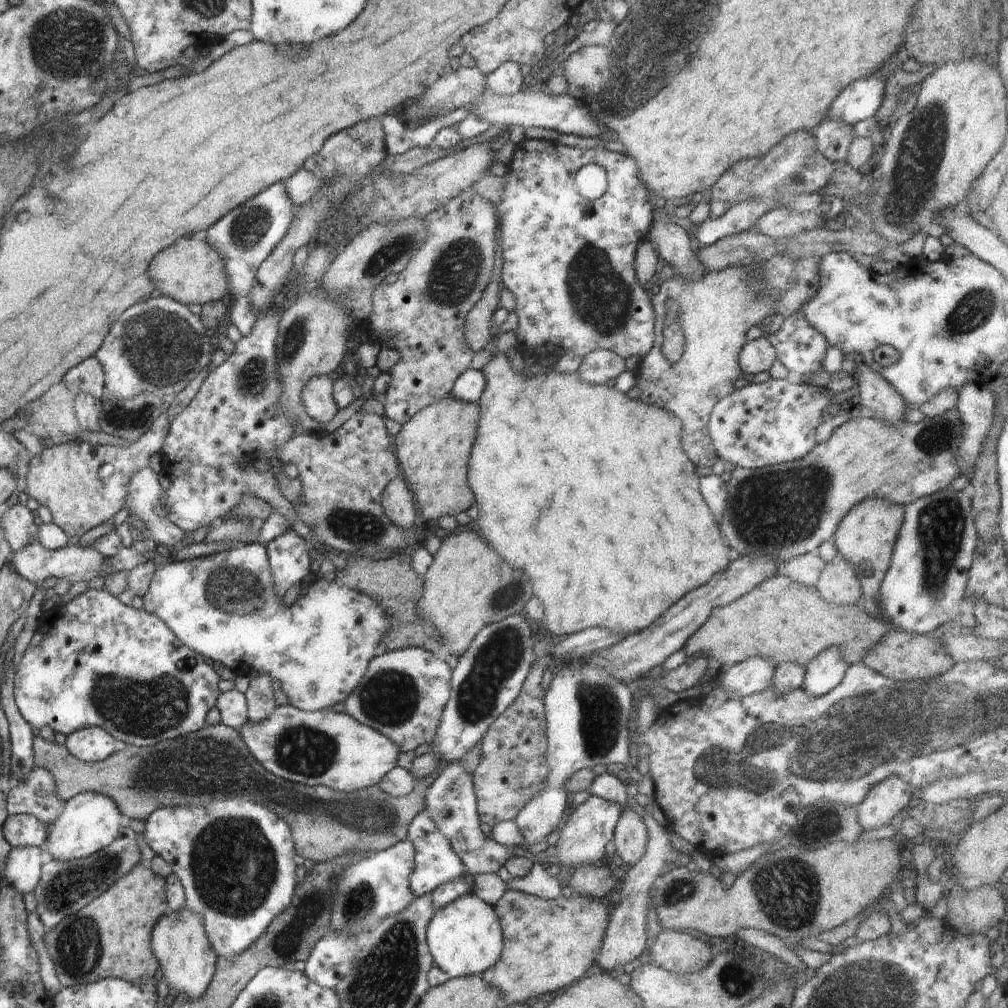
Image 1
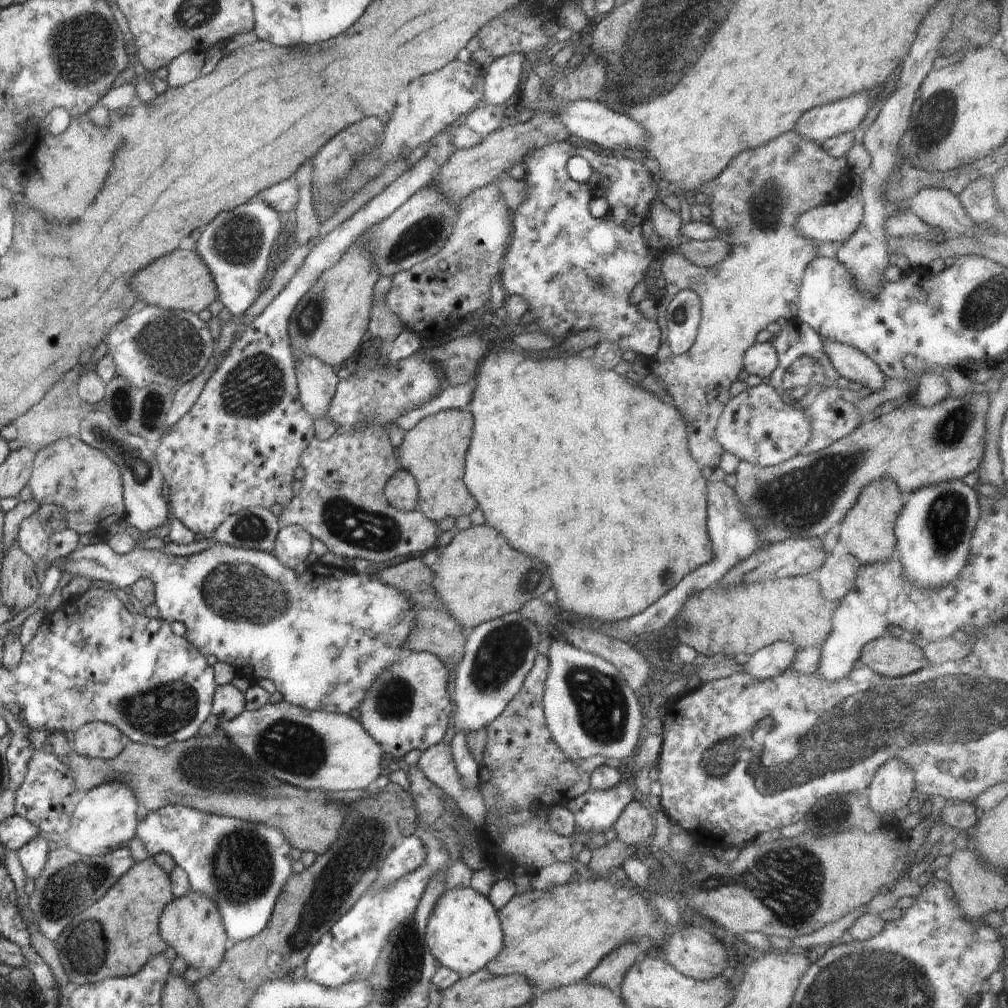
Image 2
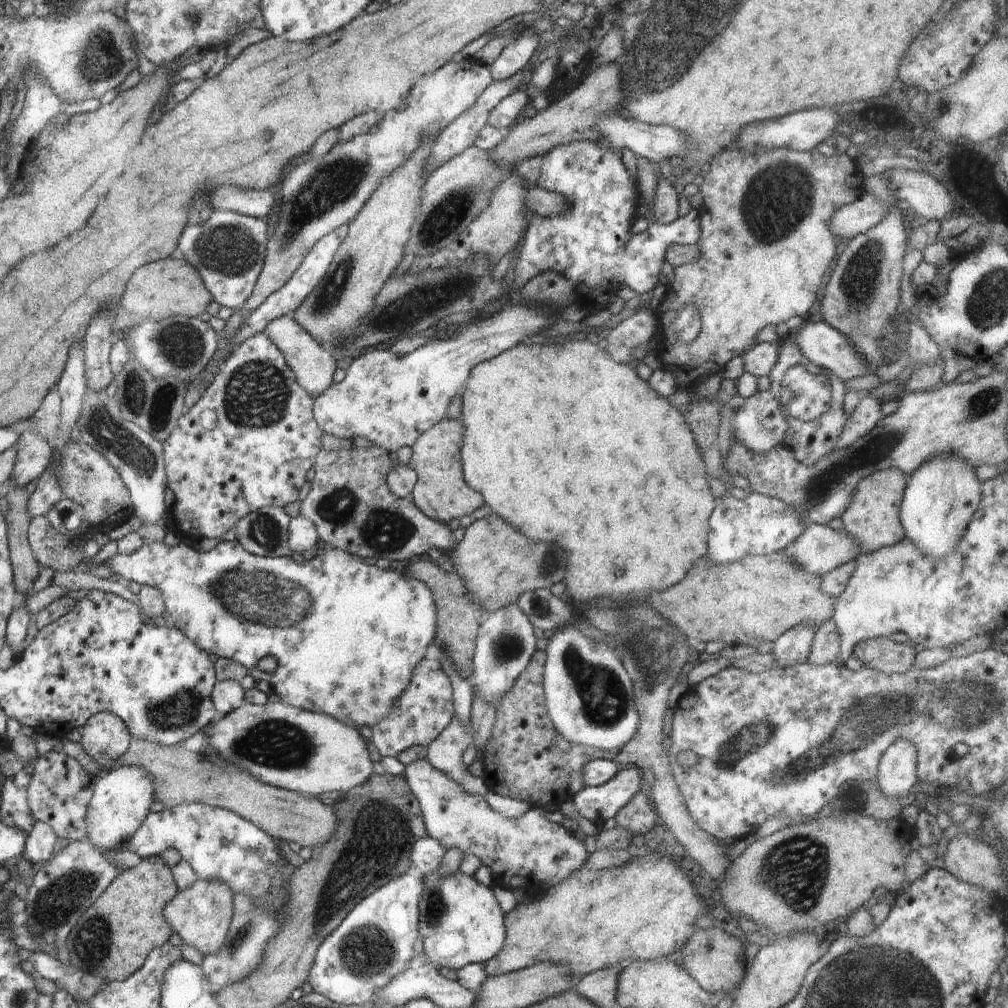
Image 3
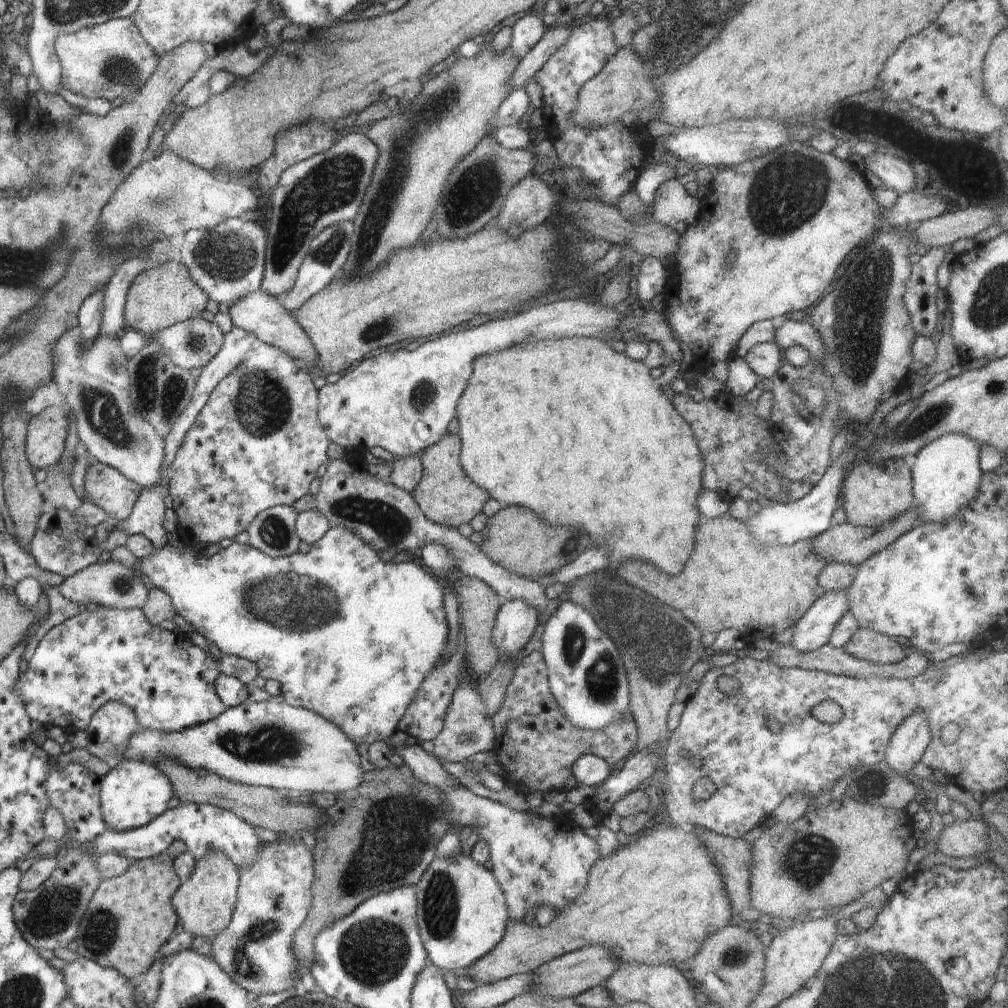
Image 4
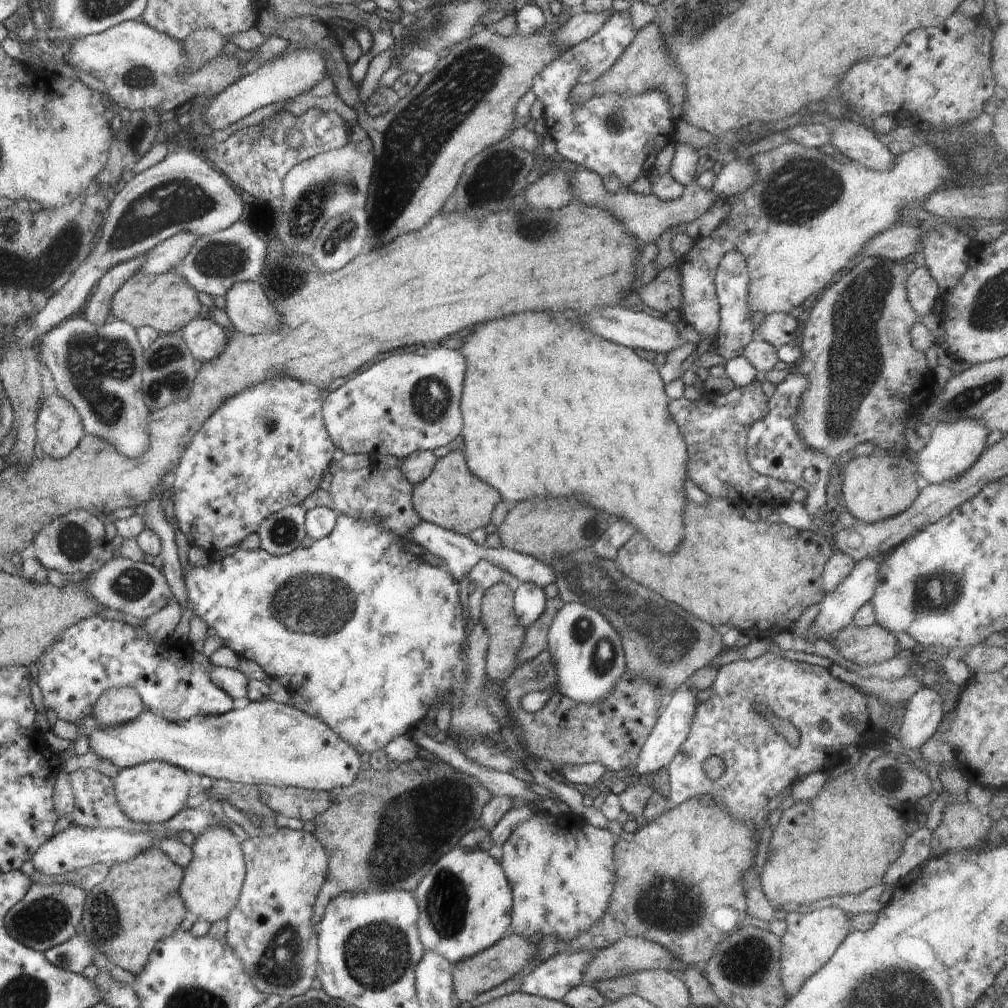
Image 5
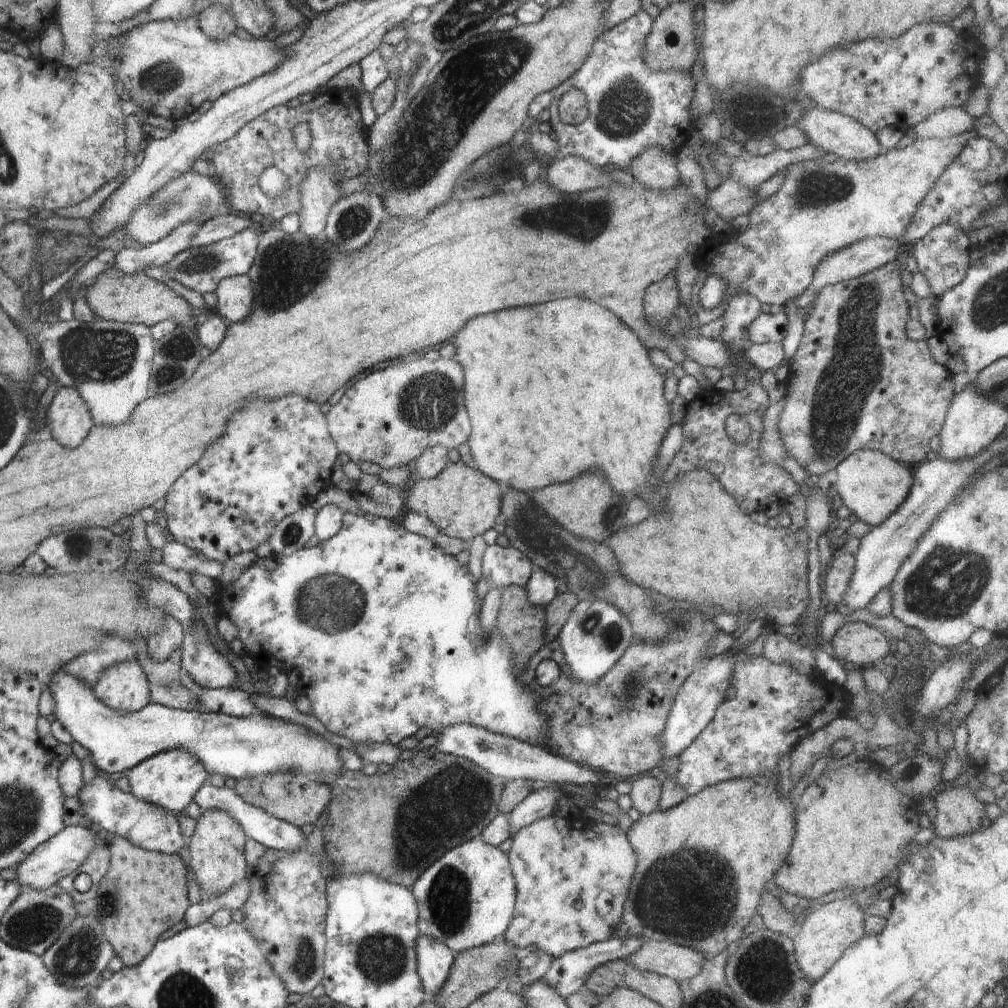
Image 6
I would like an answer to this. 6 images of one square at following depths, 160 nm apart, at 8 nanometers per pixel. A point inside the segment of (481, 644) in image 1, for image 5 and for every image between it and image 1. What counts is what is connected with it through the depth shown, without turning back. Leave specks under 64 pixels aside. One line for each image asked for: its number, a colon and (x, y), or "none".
2: (499, 653)
3: (505, 643)
4: (516, 620)
5: (529, 600)

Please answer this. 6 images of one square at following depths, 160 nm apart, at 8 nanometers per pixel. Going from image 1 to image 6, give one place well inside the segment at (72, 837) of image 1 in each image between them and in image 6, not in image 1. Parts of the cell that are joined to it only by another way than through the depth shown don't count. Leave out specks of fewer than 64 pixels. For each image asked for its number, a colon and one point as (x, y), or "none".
2: (104, 819)
3: (121, 799)
4: (133, 793)
5: (153, 792)
6: (170, 779)

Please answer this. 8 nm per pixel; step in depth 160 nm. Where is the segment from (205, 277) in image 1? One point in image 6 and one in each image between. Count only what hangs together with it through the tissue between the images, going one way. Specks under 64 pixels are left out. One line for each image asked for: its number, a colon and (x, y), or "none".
2: (181, 281)
3: (169, 287)
4: (158, 298)
5: (165, 301)
6: (143, 298)

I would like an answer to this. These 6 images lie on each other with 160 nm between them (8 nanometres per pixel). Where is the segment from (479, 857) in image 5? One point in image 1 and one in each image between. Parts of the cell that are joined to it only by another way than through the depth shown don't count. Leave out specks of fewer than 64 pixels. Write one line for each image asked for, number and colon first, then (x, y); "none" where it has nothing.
1: (465, 938)
2: (464, 933)
3: (460, 922)
4: (462, 914)

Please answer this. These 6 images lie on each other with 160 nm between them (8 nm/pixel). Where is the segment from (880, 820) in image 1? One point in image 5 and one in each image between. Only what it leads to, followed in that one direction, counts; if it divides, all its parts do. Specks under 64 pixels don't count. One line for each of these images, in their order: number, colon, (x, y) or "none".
2: (893, 785)
3: (897, 771)
4: (908, 744)
5: (923, 714)

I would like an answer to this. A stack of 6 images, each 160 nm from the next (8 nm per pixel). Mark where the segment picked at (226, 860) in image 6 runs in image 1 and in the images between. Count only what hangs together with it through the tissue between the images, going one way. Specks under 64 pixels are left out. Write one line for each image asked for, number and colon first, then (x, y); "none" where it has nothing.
1: (188, 964)
2: (192, 925)
3: (201, 915)
4: (205, 903)
5: (212, 881)

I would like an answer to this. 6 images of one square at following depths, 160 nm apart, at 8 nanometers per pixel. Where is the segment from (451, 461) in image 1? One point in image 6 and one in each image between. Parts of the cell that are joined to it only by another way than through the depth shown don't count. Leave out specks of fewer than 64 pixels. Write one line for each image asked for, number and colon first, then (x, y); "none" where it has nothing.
2: (433, 451)
3: (441, 493)
4: (446, 494)
5: (450, 496)
6: (462, 502)

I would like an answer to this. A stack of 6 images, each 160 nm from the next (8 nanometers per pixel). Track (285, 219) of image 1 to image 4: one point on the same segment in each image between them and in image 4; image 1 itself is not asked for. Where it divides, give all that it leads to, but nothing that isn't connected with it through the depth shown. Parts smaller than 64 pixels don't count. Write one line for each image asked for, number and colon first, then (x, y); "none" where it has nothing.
2: (237, 246)
3: (228, 249)
4: (227, 262)

